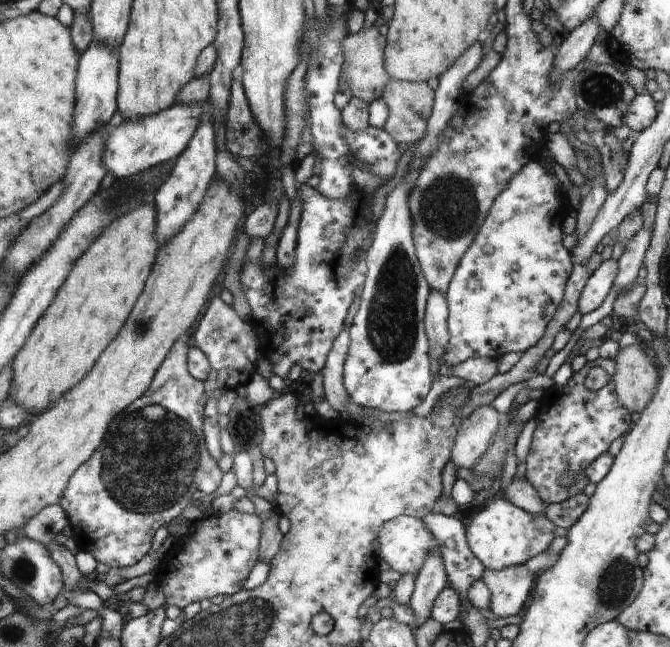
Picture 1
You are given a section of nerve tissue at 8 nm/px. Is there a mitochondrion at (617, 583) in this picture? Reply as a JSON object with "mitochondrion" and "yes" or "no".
{"mitochondrion":"yes"}

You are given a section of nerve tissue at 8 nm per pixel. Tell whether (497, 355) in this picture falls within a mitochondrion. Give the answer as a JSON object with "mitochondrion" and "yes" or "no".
{"mitochondrion":"no"}

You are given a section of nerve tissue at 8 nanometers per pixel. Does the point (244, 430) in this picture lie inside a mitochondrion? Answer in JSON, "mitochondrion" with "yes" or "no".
{"mitochondrion":"yes"}

